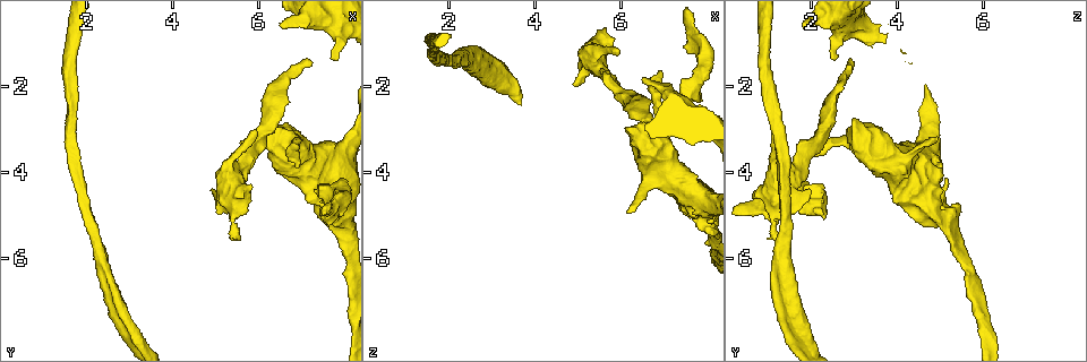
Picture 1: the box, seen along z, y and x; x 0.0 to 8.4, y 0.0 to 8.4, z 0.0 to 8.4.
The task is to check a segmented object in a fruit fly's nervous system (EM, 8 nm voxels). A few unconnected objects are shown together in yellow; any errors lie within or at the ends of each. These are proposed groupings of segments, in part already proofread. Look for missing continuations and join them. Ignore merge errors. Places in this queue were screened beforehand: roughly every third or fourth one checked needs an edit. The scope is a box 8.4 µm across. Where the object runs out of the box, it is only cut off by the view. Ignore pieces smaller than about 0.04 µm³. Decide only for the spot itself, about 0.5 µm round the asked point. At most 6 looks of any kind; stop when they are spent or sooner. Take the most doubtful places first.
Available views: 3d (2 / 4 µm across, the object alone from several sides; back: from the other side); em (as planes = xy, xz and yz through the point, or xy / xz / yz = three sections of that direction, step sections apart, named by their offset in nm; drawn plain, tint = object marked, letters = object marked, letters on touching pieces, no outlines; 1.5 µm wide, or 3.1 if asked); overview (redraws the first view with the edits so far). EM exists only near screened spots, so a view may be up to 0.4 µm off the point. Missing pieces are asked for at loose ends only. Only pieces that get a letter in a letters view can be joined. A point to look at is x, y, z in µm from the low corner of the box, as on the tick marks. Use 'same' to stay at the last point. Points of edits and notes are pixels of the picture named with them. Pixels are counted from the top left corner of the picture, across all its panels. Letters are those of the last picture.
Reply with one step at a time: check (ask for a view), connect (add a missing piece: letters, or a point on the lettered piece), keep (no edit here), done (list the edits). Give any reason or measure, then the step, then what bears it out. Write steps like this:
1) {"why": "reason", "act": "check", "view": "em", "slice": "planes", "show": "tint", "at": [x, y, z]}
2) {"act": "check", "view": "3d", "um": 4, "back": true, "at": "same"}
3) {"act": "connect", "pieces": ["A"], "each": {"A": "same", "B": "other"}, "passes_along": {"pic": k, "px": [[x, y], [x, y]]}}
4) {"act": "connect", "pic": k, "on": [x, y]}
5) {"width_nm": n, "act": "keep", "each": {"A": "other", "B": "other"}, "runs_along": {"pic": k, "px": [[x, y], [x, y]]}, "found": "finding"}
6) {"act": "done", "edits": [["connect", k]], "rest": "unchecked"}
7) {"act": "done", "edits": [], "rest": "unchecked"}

{"why": "tapers out", "act": "check", "view": "3d", "um": 4, "at": [7.25, 1.45, 2.90]}

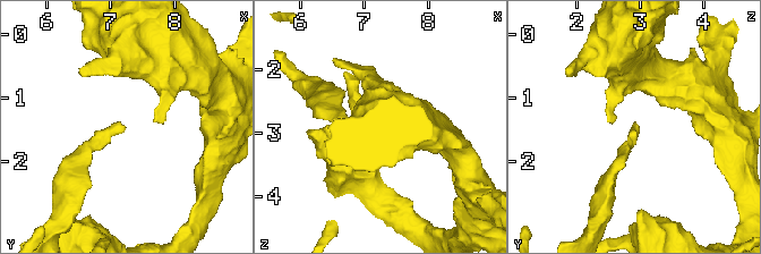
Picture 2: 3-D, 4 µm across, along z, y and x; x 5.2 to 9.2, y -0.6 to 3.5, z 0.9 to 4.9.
{"why": "need the tissue", "act": "check", "view": "em", "slice": "planes", "show": "plain", "at": [7.20, 1.50, 2.90]}

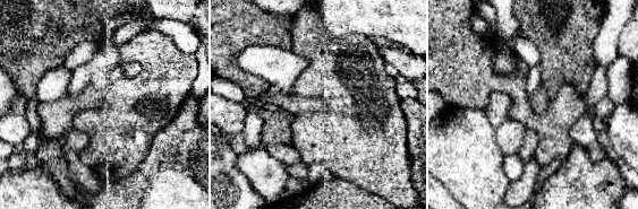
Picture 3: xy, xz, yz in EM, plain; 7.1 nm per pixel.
{"act": "check", "view": "em", "slice": "planes", "show": "letters", "at": "same"}

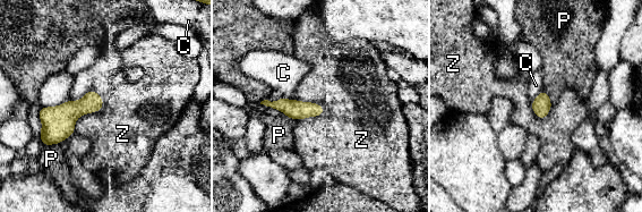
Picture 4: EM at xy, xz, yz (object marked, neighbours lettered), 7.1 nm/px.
{"width_nm": 130, "act": "keep", "each": {"C": "other", "P": "other", "Z": "other"}, "border": {"pic": 4, "px": [[293, 99], [318, 103], [325, 111]]}, "found": "none of them fits"}

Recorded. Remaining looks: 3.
{"why": "branch stops here", "act": "check", "view": "3d", "um": 4, "back": true, "at": [5.65, 4.60, 0.65]}

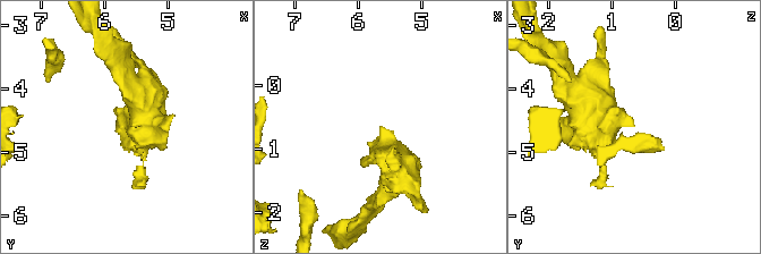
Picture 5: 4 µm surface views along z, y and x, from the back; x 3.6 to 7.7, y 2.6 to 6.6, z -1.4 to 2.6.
{"why": "now the EM", "act": "check", "view": "em", "slice": "xy", "step": 4, "show": "tint", "at": [5.65, 4.55, 0.65]}

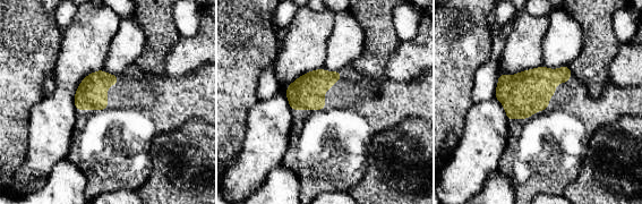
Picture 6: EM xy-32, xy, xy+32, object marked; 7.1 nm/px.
{"why": "cut it another way", "act": "check", "view": "em", "slice": "planes", "show": "letters", "at": "same"}

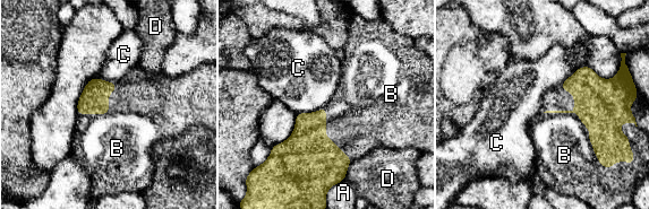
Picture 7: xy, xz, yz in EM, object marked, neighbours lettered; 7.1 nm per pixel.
{"act": "connect", "pieces": ["B"], "each": {"A": "other", "B": "same", "C": "other", "D": "other"}, "passes_along": {"pic": 7, "px": [[603, 105], [579, 116], [562, 144]]}, "found": "the cell continues"}

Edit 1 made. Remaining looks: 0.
{"act": "done", "edits": [["connect", 7]], "rest": "unchecked"}

